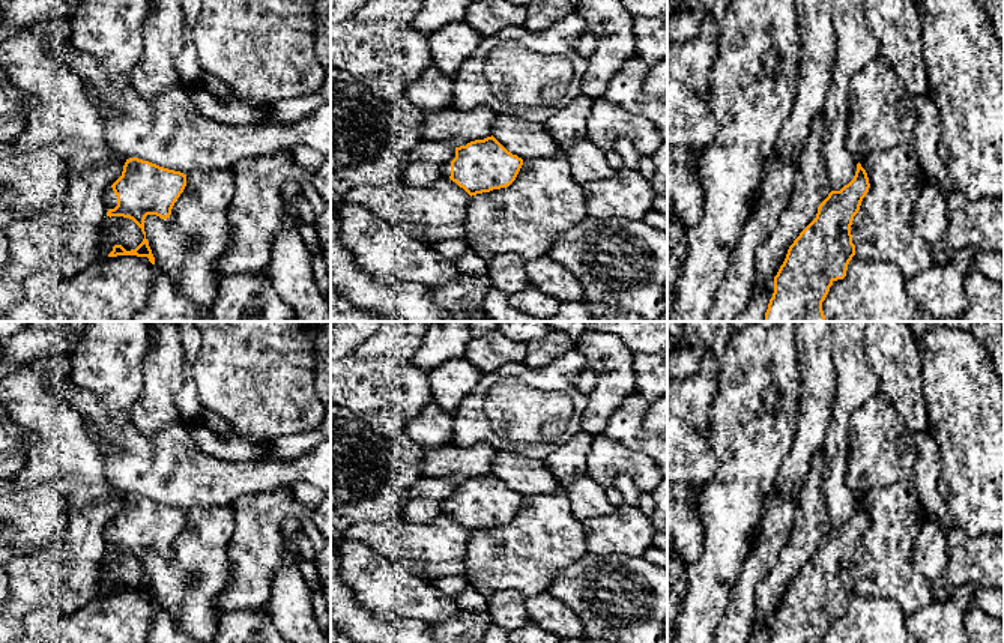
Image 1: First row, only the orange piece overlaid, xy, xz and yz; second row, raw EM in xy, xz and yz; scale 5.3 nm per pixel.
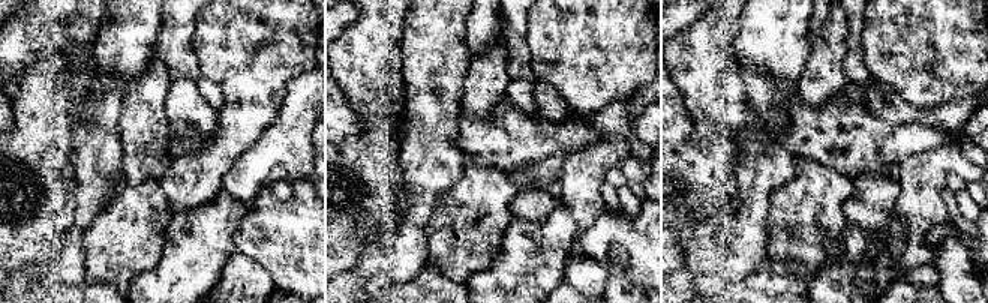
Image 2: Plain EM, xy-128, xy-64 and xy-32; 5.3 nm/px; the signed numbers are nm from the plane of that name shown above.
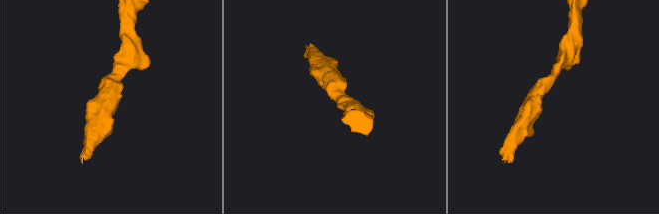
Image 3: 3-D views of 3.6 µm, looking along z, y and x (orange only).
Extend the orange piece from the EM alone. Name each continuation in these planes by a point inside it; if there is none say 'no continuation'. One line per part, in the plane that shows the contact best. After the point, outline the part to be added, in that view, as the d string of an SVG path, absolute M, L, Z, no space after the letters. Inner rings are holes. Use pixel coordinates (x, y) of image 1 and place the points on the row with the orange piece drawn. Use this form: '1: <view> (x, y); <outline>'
1: xy (110, 199); M111 186L105 191L104 203L105 203L105 215L104 215L104 219L105 219L107 218L107 212L117 206L117 195L114 194Z

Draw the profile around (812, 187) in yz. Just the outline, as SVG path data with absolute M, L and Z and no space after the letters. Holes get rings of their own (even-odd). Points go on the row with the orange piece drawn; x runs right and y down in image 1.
M825 111L810 128L810 135L800 149L797 183L791 200L780 212L768 237L756 249L755 291L762 291L765 282L774 278L783 264L789 246L816 218L819 204L831 192L831 180L824 156L827 129Z

